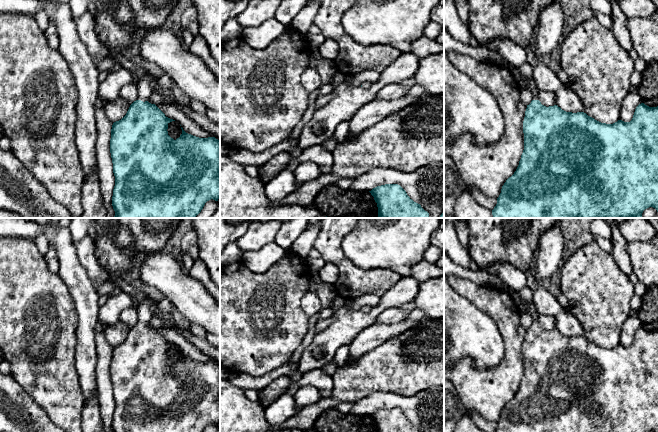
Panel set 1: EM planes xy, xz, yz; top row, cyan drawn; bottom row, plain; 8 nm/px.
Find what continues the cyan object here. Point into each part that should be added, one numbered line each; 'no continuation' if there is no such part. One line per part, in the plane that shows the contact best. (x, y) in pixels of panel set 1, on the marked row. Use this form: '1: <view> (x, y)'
1: xy (145, 90)

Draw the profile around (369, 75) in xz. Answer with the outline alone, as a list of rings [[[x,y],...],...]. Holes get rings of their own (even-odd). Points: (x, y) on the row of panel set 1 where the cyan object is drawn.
[[[367,69],[357,74],[347,75],[345,81],[350,86],[361,86],[365,82],[371,82],[372,84],[377,83],[380,77],[380,72],[372,69]]]

